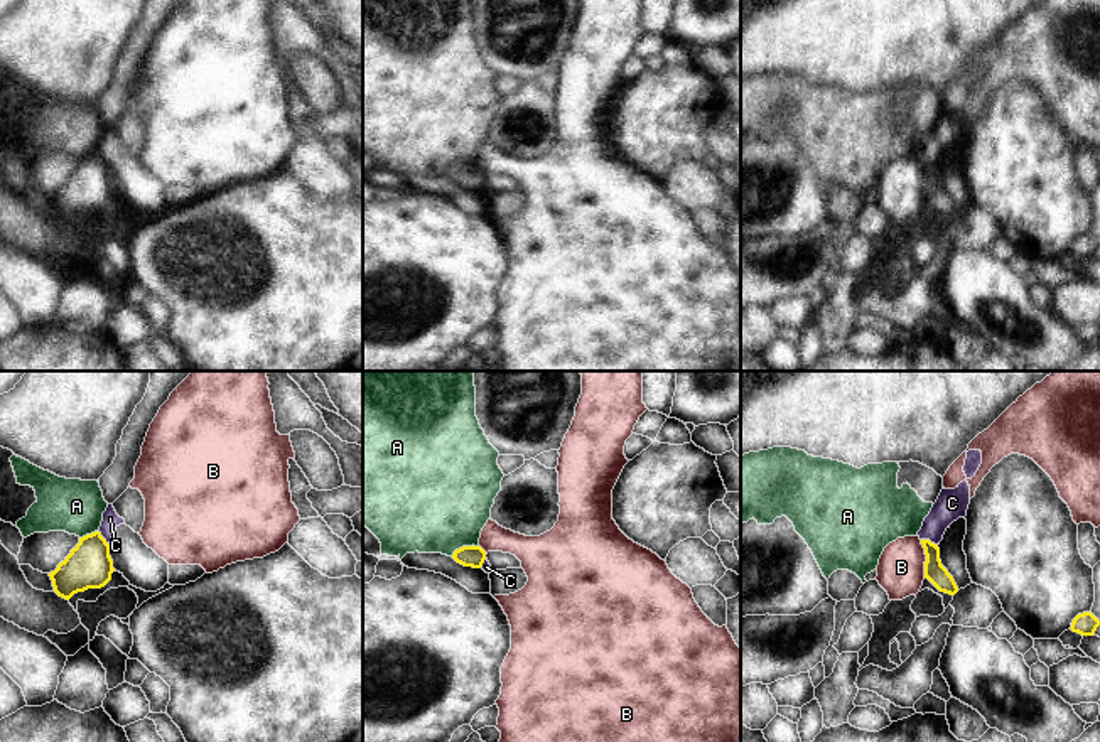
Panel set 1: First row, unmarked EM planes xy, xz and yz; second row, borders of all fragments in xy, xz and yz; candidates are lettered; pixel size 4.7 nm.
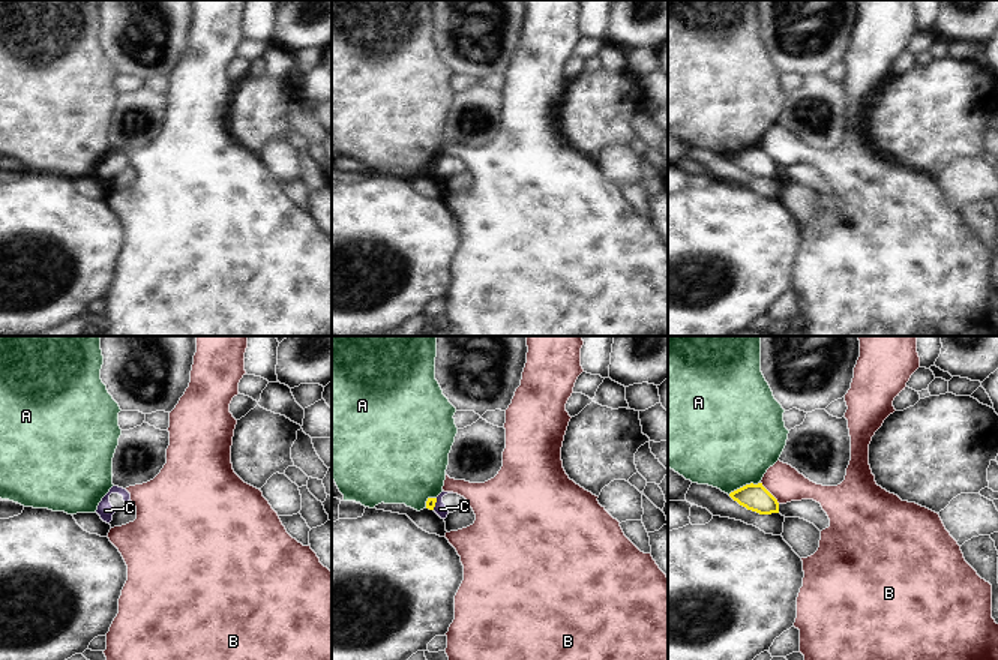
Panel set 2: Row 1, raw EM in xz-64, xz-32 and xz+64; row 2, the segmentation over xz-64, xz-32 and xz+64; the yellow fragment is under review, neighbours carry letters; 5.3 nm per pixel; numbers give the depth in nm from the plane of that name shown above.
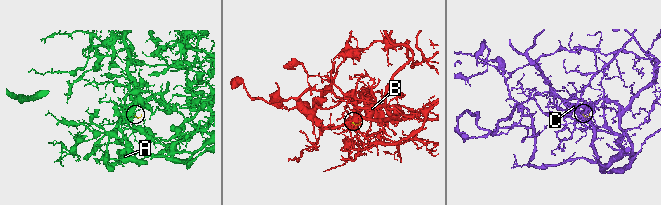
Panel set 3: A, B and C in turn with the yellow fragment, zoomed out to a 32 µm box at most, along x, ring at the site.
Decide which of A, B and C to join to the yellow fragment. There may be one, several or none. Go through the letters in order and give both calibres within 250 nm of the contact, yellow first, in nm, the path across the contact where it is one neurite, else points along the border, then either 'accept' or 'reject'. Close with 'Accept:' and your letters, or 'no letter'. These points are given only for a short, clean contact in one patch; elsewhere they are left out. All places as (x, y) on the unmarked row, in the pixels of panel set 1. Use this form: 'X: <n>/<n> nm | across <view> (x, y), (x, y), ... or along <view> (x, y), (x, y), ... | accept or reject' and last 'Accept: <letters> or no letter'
A: 100/480 nm | along xz (478, 167), (463, 167), (451, 177) | reject
B: 100/220 nm | along yz (920, 162), (925, 172), (925, 199) | reject
C: 100/140 nm | along yz (922, 161), (937, 167) | reject
Accept: no letter

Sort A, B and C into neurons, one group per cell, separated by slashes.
A / B / C

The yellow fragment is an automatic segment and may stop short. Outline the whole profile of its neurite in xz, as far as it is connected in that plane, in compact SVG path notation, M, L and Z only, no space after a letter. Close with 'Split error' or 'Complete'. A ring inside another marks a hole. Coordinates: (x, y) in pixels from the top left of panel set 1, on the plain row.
M474 167L462 169L454 174L452 180L464 189L481 191L486 182L486 174Z. Complete.

